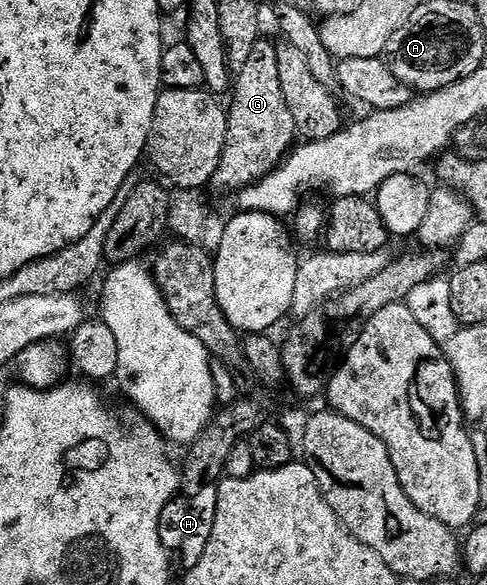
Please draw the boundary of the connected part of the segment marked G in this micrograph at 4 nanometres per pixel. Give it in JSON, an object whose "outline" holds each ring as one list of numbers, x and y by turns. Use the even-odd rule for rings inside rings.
{"outline":[[262,38,255,42,251,58,236,73,231,88,233,105,228,105,229,125,227,142,219,170,215,170,212,187,232,193,242,186,266,175,282,158,289,155,298,139,295,118,291,118,291,106,283,98,283,86,279,86,279,58,277,44]]}

